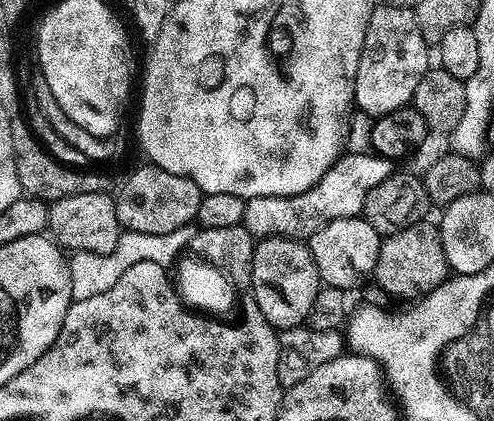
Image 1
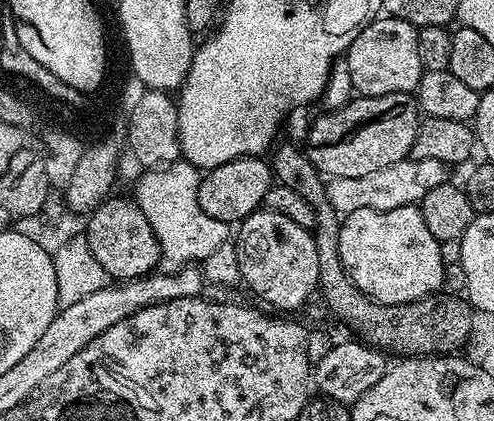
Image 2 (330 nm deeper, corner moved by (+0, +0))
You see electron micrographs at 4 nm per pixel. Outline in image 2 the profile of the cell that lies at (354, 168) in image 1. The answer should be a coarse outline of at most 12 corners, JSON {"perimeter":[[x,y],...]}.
{"perimeter":[[409,158],[326,184],[338,213],[419,205],[449,183],[438,158]]}

